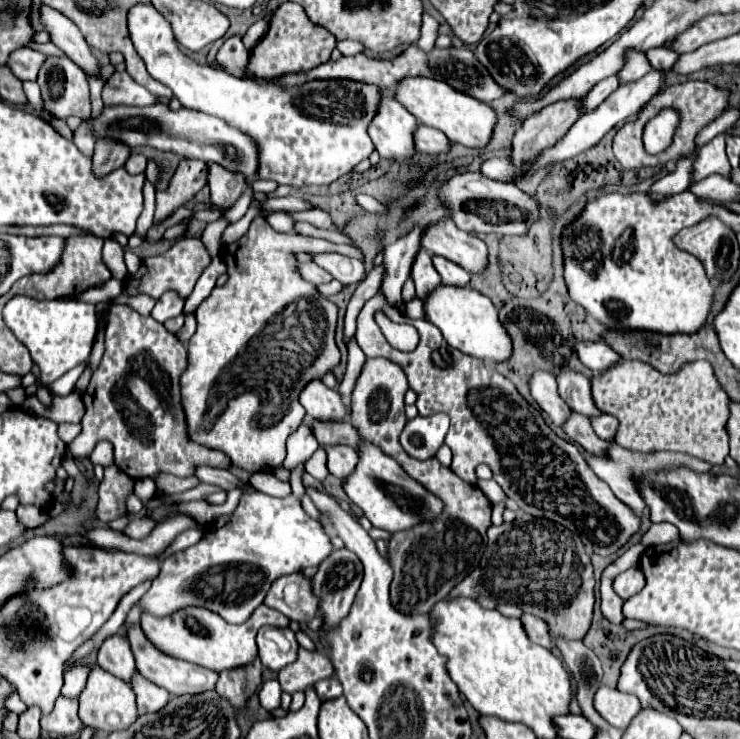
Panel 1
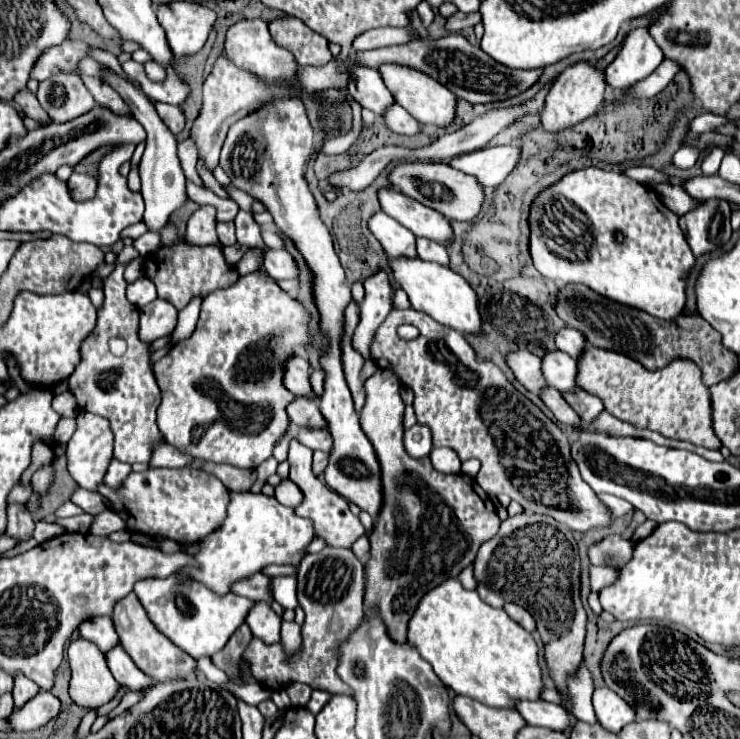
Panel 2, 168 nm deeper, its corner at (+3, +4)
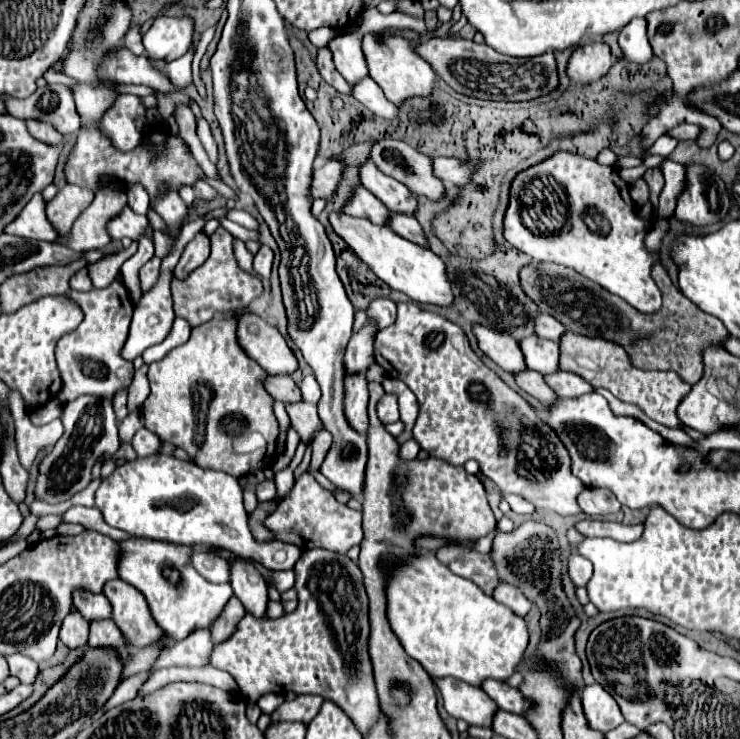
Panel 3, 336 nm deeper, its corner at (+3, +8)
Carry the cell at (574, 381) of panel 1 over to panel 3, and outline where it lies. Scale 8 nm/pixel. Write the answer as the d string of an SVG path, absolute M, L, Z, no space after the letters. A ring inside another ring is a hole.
M529 336L519 340L523 360L527 368L541 374L553 374L559 368L559 344L553 340L543 340L539 336Z

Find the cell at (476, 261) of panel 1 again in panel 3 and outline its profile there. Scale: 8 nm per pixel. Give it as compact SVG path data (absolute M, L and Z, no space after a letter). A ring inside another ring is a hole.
M371 160L363 162L359 168L359 180L361 184L375 194L391 212L401 212L401 214L413 214L417 200L411 194L407 186L397 182L395 178L383 174Z

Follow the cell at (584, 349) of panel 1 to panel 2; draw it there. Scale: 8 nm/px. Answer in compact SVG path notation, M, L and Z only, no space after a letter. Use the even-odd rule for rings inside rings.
M563 328L555 334L555 344L559 350L567 352L571 358L579 360L585 352L585 336L575 328Z

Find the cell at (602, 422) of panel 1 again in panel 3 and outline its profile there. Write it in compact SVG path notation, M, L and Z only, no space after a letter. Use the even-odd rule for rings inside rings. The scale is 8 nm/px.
M563 370L547 374L545 382L561 398L577 398L581 394L593 392L593 388L583 378L579 378L577 374L571 374L571 372L563 372Z

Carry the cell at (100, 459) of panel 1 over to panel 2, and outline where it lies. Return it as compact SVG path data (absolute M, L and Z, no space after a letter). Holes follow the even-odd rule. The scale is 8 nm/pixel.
M79 412L77 430L67 442L67 462L71 476L81 488L97 490L97 484L103 480L111 460L113 460L113 434L111 428L107 426L107 420L89 412Z

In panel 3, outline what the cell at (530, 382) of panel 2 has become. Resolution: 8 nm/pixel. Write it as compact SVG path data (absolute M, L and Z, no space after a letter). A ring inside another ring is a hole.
M473 324L473 334L477 338L477 346L479 350L491 358L497 366L501 366L507 372L515 372L515 370L523 370L525 362L523 362L523 354L519 352L519 344L515 338L511 338L509 334L499 334L497 330L485 328L481 324Z

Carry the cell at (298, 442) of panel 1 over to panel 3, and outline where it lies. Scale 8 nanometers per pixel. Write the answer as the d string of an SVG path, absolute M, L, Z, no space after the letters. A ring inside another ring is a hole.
M307 472L295 480L291 492L279 500L277 508L263 520L263 526L273 532L273 540L295 544L301 550L325 548L337 554L347 554L349 548L361 544L363 540L361 512L337 502L335 494L319 486Z

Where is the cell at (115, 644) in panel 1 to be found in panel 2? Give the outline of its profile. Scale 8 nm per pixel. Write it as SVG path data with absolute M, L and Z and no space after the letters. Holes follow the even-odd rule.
M99 616L99 618L91 618L91 622L83 622L79 632L85 640L97 644L103 654L107 654L119 644L119 636L109 616Z

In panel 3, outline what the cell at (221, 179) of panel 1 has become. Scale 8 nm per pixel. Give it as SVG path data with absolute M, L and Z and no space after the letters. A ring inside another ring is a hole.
M199 232L191 240L191 244L187 244L179 264L175 266L175 272L173 272L175 278L185 280L195 268L199 268L207 260L207 256L209 256L209 238L203 232Z

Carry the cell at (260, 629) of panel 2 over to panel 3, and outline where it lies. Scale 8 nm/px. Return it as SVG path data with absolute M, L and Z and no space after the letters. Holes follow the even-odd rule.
M239 558L229 560L229 570L231 570L229 584L233 588L233 594L243 602L245 610L255 616L265 616L269 596L267 582L259 574L259 570L251 562Z

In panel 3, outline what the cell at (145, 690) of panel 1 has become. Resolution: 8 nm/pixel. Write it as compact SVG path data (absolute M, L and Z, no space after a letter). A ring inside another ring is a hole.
M103 618L103 620L93 620L91 622L91 632L89 632L89 646L103 646L103 648L115 648L117 652L125 654L125 640L113 618Z

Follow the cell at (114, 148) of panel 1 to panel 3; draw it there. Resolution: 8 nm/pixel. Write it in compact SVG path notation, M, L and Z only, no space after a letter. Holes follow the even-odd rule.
M63 186L57 196L47 202L45 214L49 222L57 228L59 238L67 238L71 234L71 226L77 220L77 216L93 202L93 194L89 190L77 188L77 186Z

